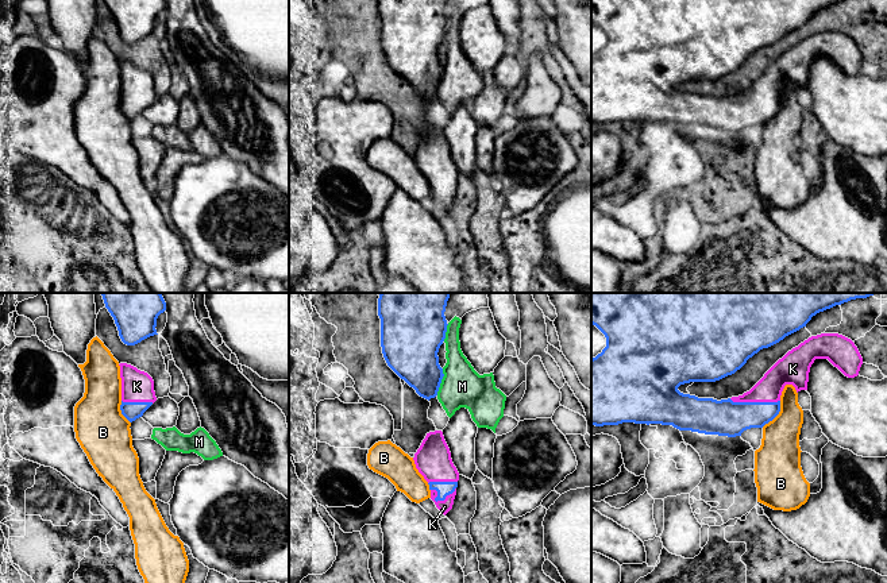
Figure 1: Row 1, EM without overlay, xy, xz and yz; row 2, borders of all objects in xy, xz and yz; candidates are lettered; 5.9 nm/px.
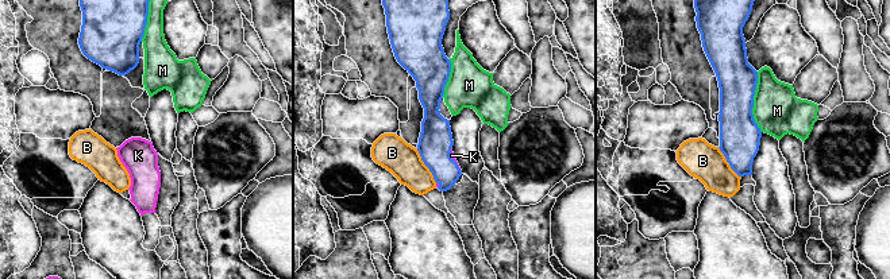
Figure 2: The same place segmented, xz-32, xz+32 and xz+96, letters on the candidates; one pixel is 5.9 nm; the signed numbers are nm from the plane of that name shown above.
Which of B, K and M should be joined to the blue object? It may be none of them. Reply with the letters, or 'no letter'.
K

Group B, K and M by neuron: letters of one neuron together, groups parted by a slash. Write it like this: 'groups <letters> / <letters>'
groups B / K / M

